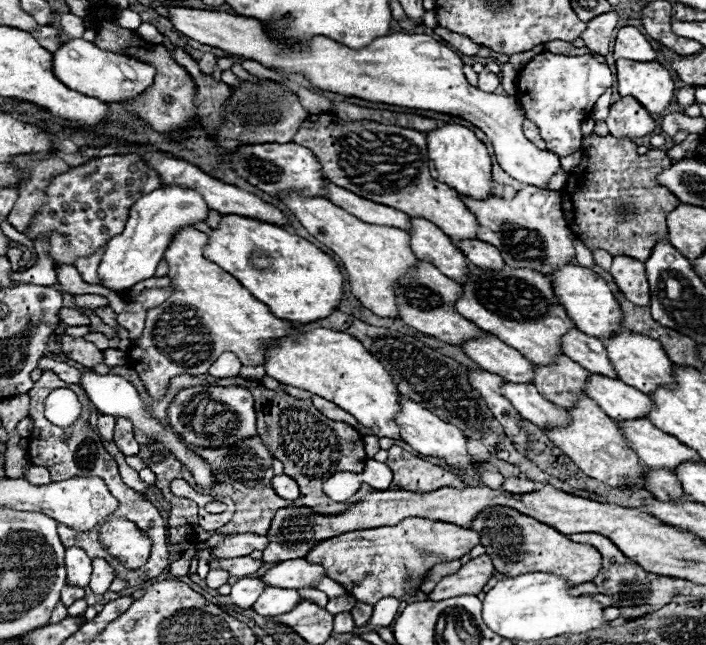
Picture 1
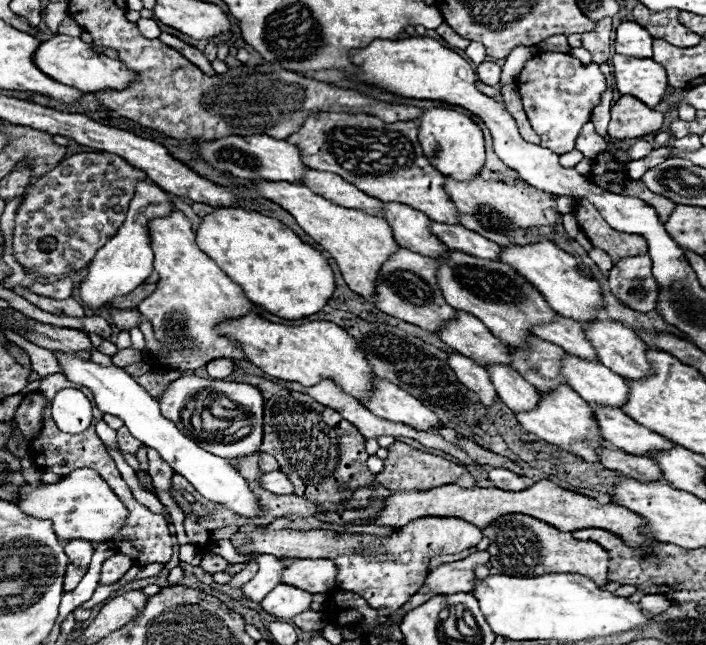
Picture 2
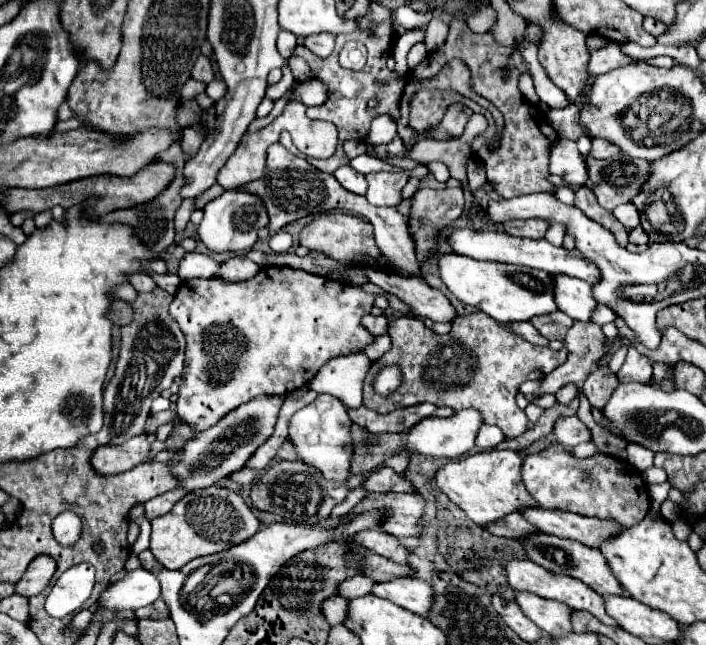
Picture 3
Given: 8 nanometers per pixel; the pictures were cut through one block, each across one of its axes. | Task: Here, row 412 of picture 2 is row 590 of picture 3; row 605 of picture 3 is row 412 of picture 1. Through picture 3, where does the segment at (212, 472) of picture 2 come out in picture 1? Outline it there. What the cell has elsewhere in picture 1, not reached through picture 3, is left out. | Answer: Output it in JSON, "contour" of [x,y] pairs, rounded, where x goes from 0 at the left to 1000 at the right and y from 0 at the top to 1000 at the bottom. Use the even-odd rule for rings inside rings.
{"contour":[[[125,574],[125,577],[116,577],[113,595],[116,595],[116,602],[125,611],[125,617],[139,633],[142,642],[153,642],[153,645],[164,645],[164,648],[181,648],[187,654],[187,660],[190,660],[190,670],[204,670],[210,679],[215,679],[224,688],[229,688],[246,710],[252,710],[255,719],[261,719],[272,732],[272,738],[275,738],[280,753],[286,753],[286,757],[306,757],[309,753],[306,750],[306,735],[297,726],[297,719],[292,719],[292,713],[286,713],[286,707],[280,707],[278,701],[269,701],[269,695],[249,676],[249,670],[241,660],[232,660],[224,648],[218,648],[207,636],[195,605],[181,589],[176,589],[173,583],[164,583],[164,580],[136,580],[133,574]]]}

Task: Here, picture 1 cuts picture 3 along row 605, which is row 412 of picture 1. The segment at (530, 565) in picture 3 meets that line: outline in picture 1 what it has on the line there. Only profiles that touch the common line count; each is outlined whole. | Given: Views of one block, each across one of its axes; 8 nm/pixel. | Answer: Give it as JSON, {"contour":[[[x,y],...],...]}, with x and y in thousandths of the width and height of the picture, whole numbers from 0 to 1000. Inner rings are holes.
{"contour":[[[819,617],[819,623],[810,633],[802,633],[807,654],[793,664],[768,664],[779,685],[799,698],[813,719],[830,732],[836,741],[844,741],[861,753],[898,753],[909,757],[909,722],[904,716],[904,707],[890,695],[881,670],[875,667],[873,654],[861,648],[850,629],[836,617]]]}

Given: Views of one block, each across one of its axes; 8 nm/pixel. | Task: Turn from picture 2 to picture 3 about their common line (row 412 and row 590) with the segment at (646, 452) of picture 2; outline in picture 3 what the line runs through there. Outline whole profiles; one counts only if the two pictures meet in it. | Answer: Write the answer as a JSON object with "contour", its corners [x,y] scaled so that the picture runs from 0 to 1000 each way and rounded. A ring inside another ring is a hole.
{"contour":[[[765,825],[762,831],[751,831],[751,837],[737,837],[737,840],[739,840],[748,865],[756,868],[759,874],[765,874],[768,881],[773,881],[779,887],[788,887],[788,890],[819,896],[827,905],[833,905],[839,915],[844,915],[850,924],[861,924],[861,921],[878,924],[878,921],[884,921],[881,905],[867,890],[861,871],[850,859],[850,853],[839,853],[839,850],[830,850],[830,847],[813,840],[813,837],[796,837],[790,831],[779,831],[779,828],[771,828],[771,825]]]}

